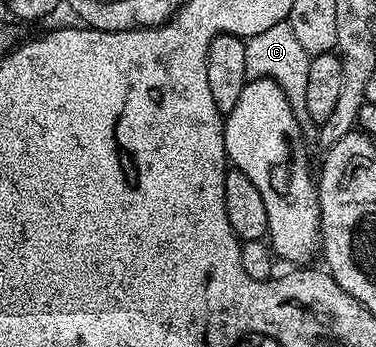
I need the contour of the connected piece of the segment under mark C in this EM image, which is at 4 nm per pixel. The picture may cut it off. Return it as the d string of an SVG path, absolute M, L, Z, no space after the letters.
M290 21L278 22L273 24L272 28L256 33L245 40L245 46L245 68L248 79L271 78L278 83L285 92L299 125L303 128L304 138L312 139L316 135L317 126L312 122L306 107L306 89L309 84L309 64L312 57L305 52L305 48L297 39Z

